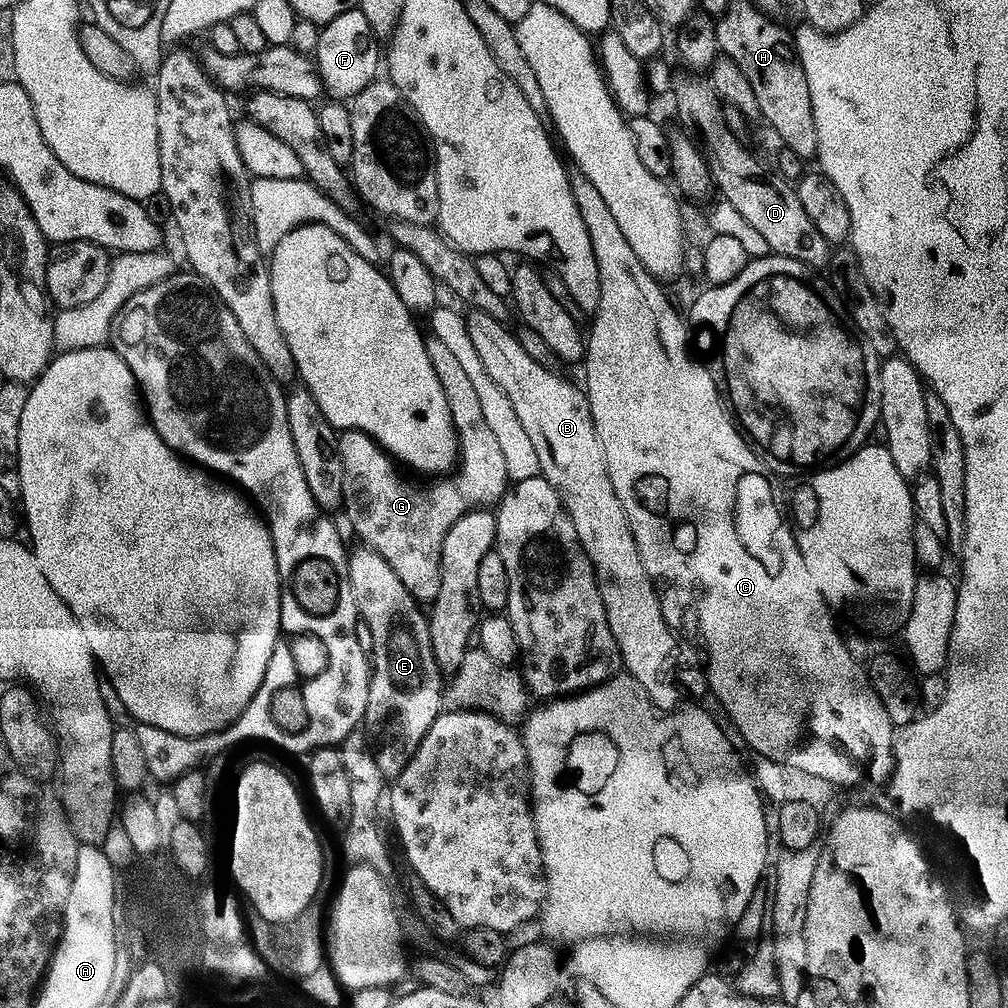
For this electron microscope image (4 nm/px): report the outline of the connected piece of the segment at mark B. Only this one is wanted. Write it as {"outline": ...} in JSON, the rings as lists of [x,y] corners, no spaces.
{"outline":[[[521,345],[500,346],[498,386],[502,394],[510,398],[510,406],[514,406],[522,427],[526,429],[526,434],[530,437],[535,452],[538,453],[541,473],[544,479],[550,482],[550,486],[556,488],[568,512],[570,522],[574,522],[574,530],[578,534],[588,560],[592,563],[592,569],[596,571],[596,581],[600,584],[602,602],[606,606],[614,642],[620,651],[623,671],[640,683],[642,690],[646,690],[646,694],[660,711],[673,711],[681,704],[699,701],[696,699],[708,692],[705,669],[703,667],[676,668],[675,662],[672,661],[680,648],[679,642],[676,641],[677,633],[662,614],[660,598],[656,594],[656,587],[646,578],[640,551],[628,525],[628,516],[624,512],[622,502],[618,502],[618,494],[614,494],[614,486],[606,470],[606,458],[602,454],[602,446],[594,430],[588,397],[577,385],[576,389],[570,381],[563,380],[558,375],[560,374],[551,368],[538,366],[538,362],[534,362],[534,358],[530,358],[530,354],[526,354],[526,350],[522,350]]]}

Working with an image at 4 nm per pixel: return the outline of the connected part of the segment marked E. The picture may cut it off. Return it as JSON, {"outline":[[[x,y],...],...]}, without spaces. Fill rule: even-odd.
{"outline":[[[363,546],[353,547],[348,553],[348,573],[350,574],[350,586],[354,590],[354,598],[356,599],[356,610],[359,619],[370,628],[371,637],[373,639],[373,648],[370,653],[370,679],[368,681],[368,701],[366,702],[366,714],[364,715],[362,724],[366,731],[366,736],[374,745],[374,755],[380,772],[385,778],[395,778],[406,766],[406,762],[410,762],[410,758],[414,754],[414,750],[418,750],[418,746],[422,742],[422,738],[426,736],[426,730],[430,730],[430,726],[440,717],[444,706],[444,688],[442,687],[442,673],[438,662],[434,656],[434,646],[430,640],[430,626],[428,625],[428,616],[422,609],[421,601],[415,600],[410,594],[410,590],[406,590],[406,586],[402,586],[402,581],[398,579],[398,574],[394,574],[394,570],[390,570],[390,562],[386,562],[386,558],[382,558],[382,554],[378,554],[373,548],[365,548]]]}

